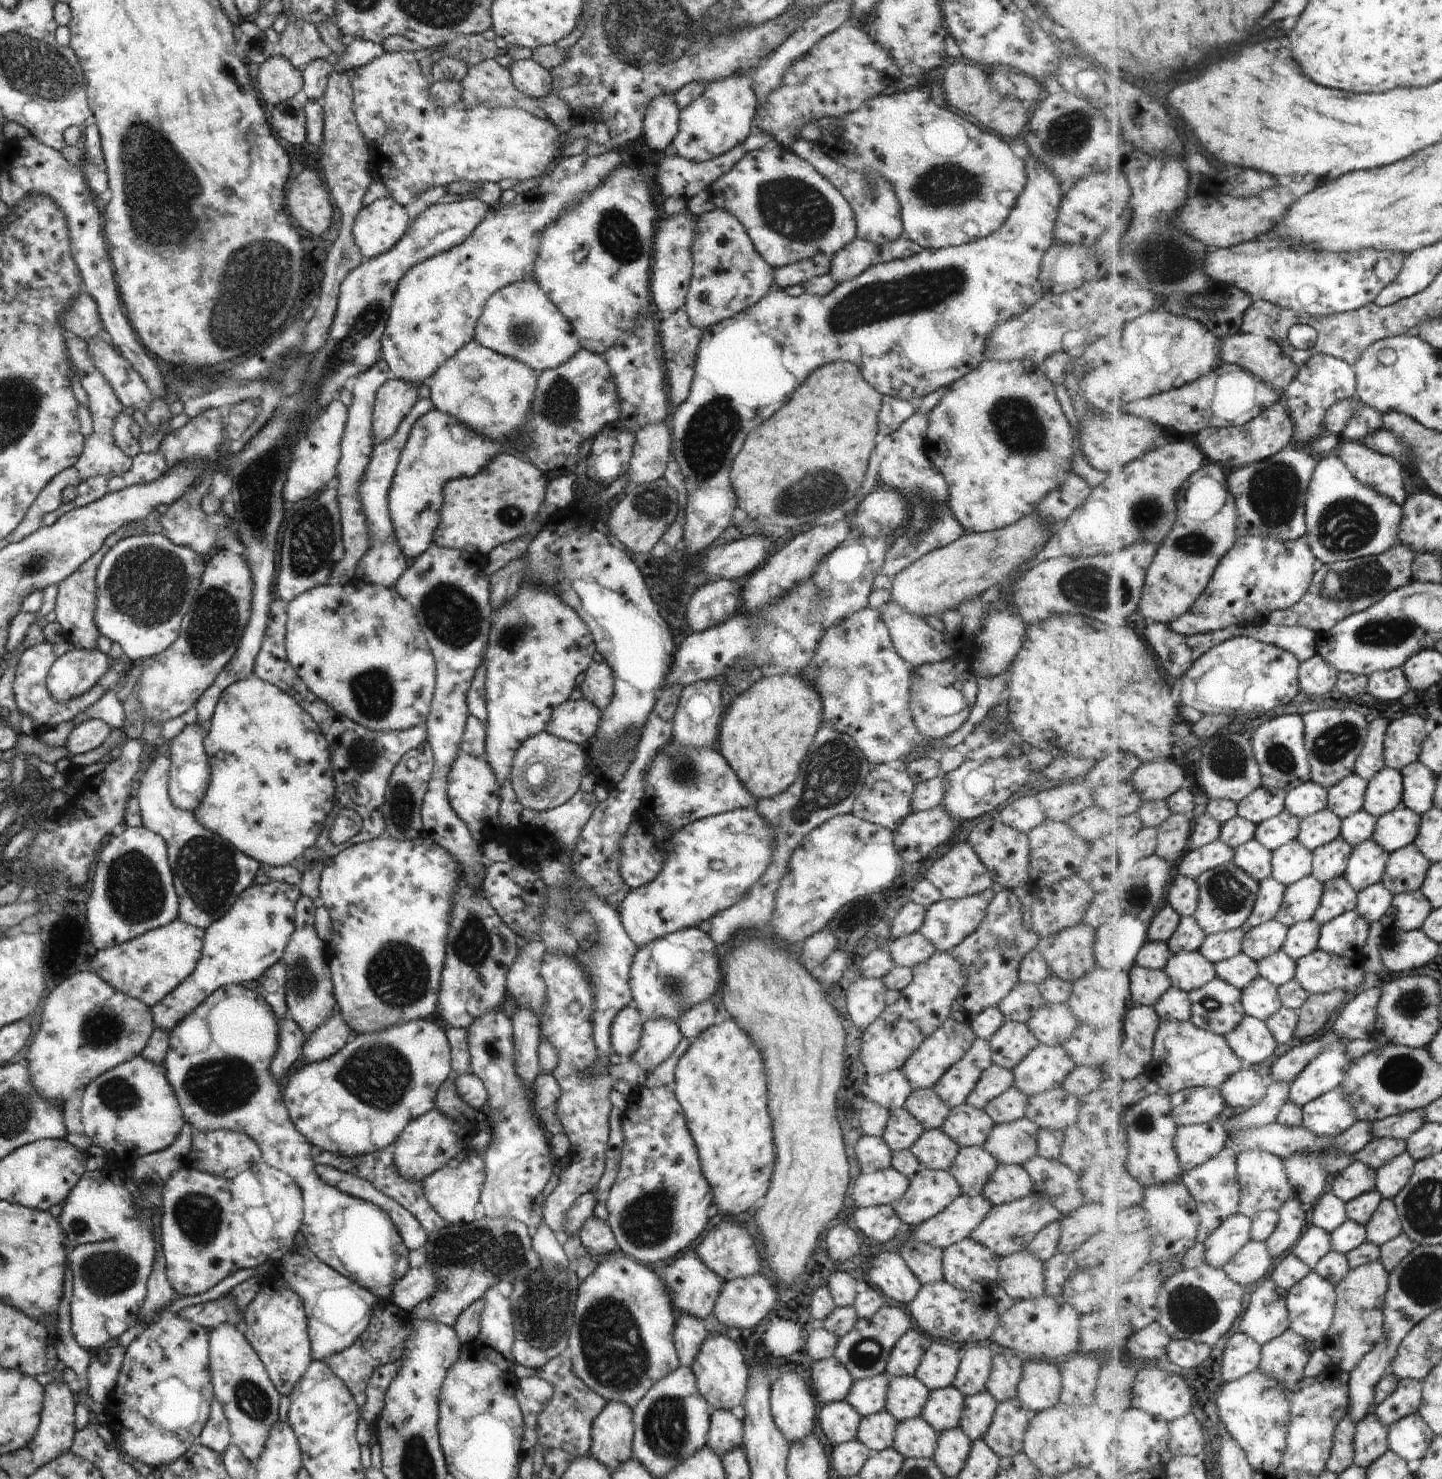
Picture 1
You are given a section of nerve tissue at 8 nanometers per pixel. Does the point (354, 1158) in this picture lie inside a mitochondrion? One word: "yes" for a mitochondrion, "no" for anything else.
no

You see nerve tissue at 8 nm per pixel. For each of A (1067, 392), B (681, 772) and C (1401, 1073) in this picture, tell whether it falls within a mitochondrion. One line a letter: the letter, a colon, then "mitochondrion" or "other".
A: other
B: mitochondrion
C: mitochondrion

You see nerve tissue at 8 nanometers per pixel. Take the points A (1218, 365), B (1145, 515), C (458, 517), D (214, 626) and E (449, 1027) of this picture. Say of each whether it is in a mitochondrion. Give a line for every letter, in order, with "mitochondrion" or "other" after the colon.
A: other
B: mitochondrion
C: other
D: mitochondrion
E: other

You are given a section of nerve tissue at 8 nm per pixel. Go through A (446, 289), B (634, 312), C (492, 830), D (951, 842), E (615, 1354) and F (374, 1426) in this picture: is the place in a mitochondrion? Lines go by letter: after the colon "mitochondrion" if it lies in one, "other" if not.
A: other
B: other
C: other
D: other
E: mitochondrion
F: other

